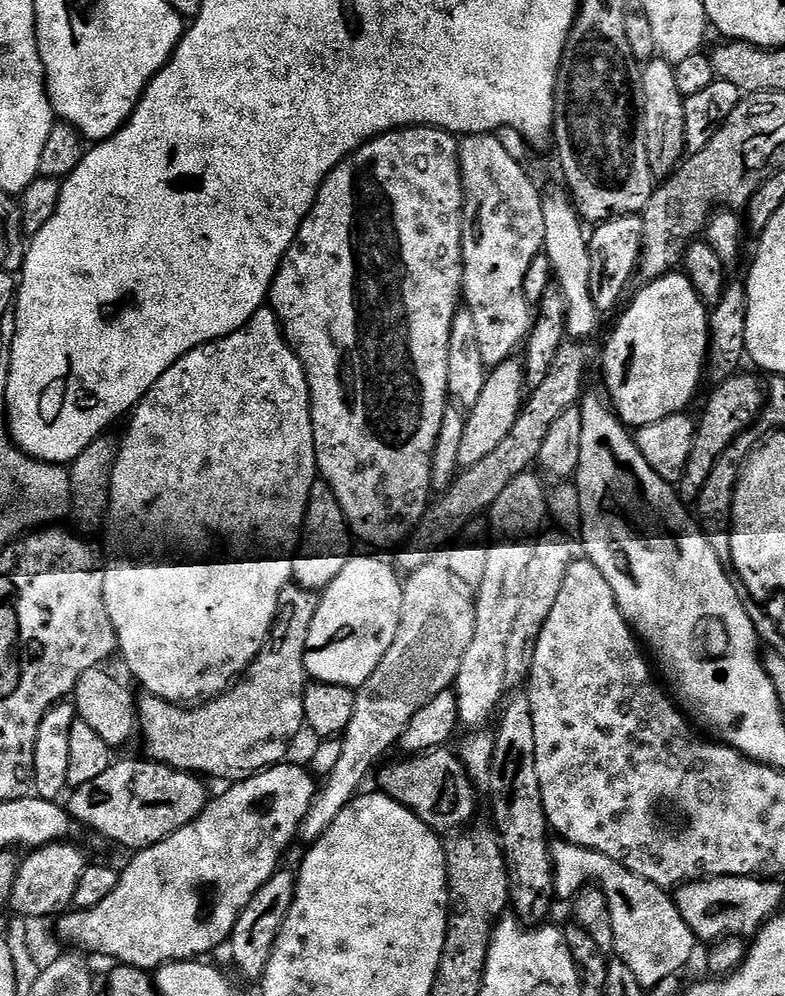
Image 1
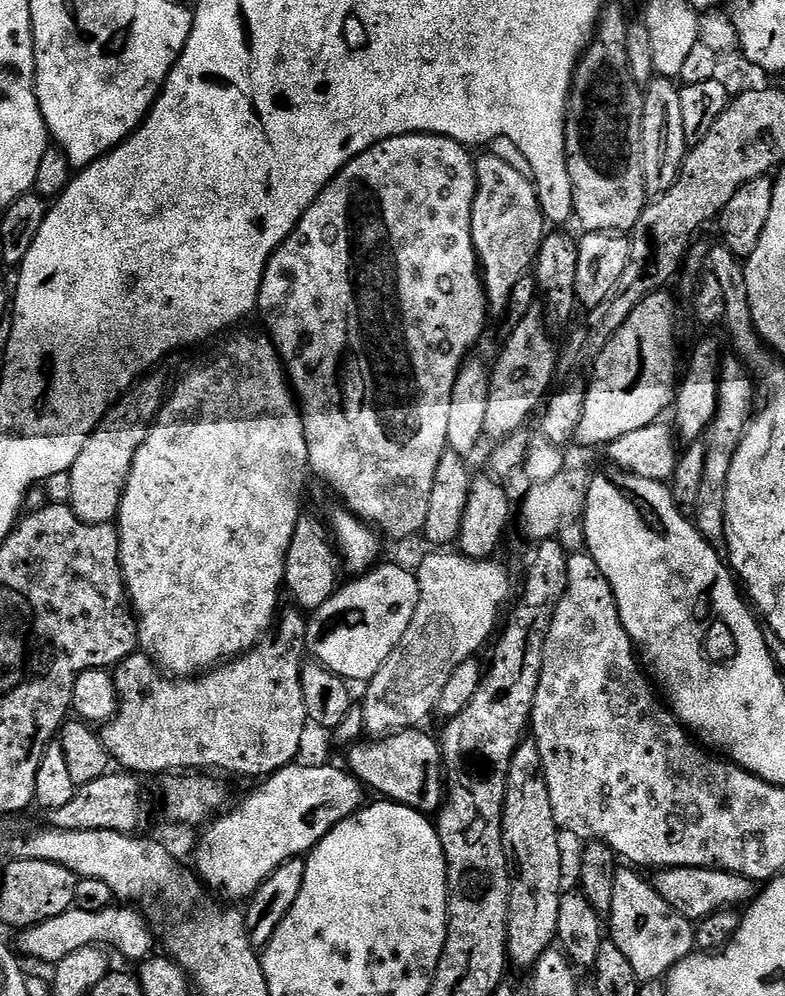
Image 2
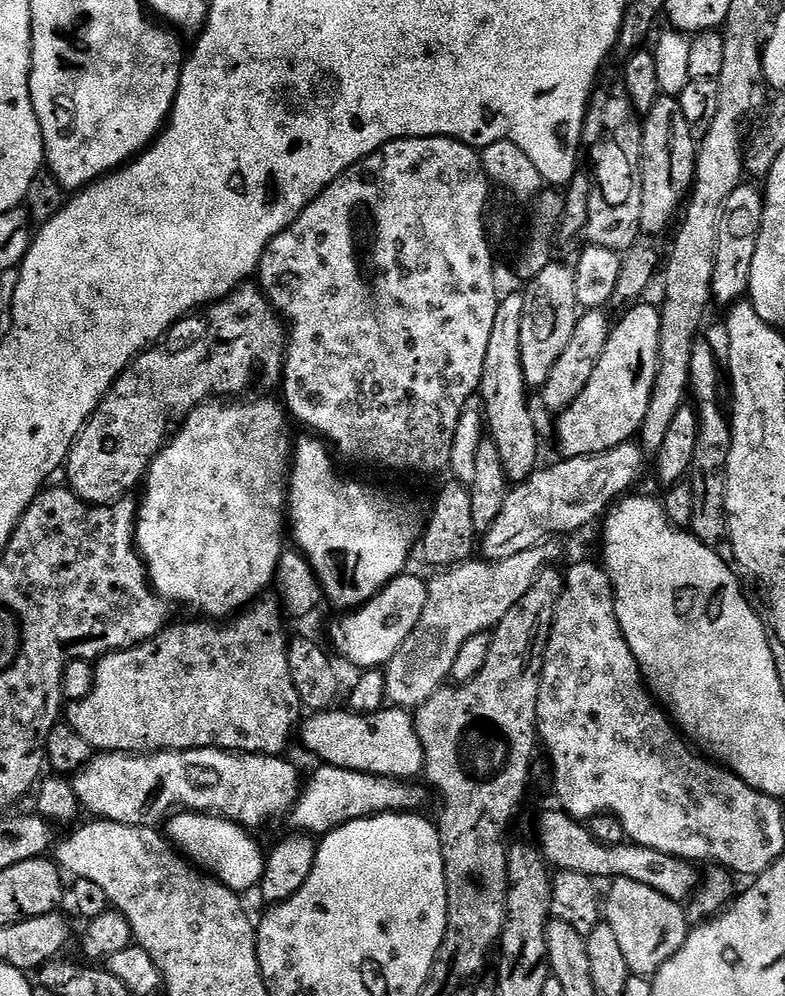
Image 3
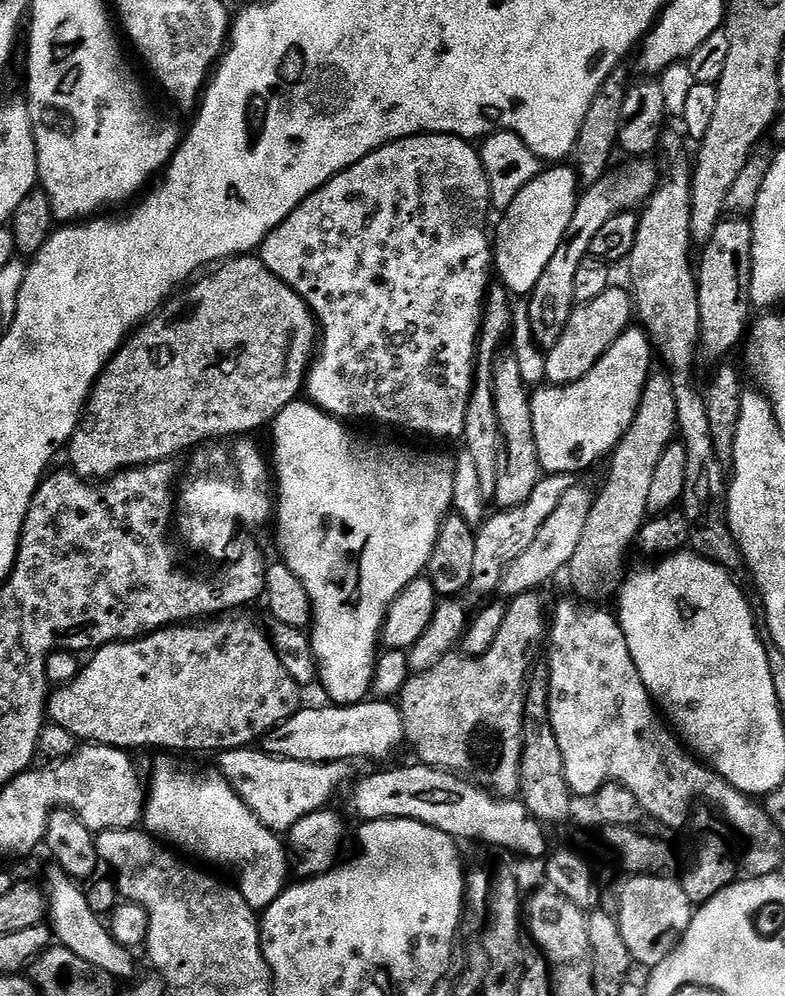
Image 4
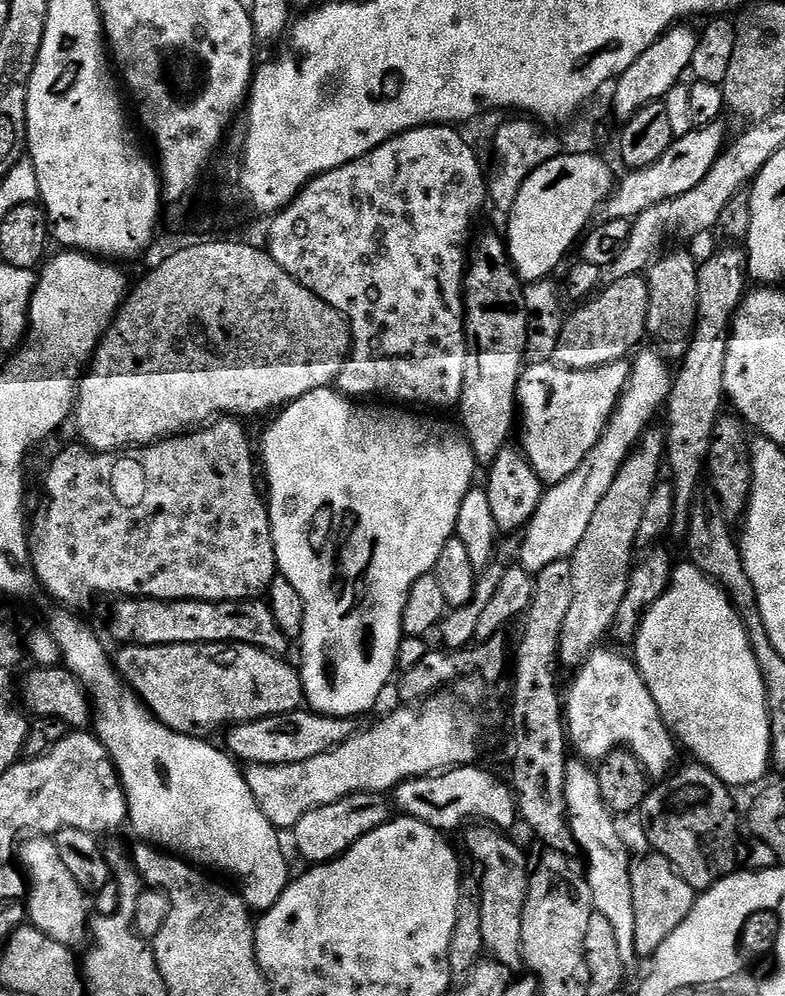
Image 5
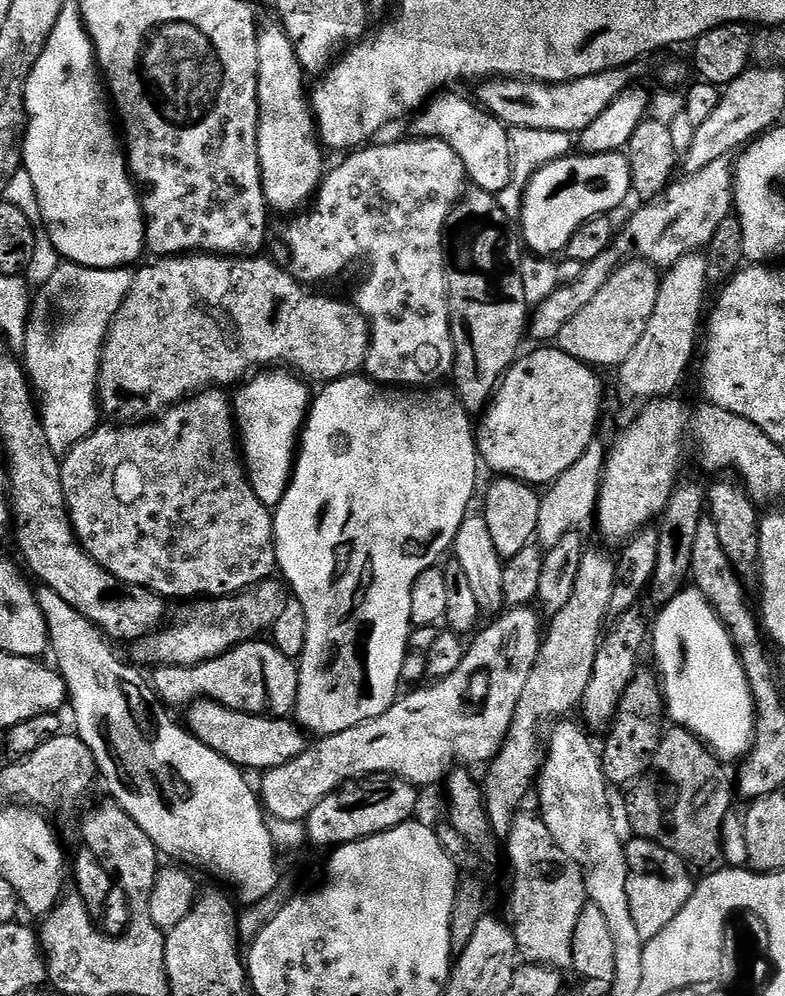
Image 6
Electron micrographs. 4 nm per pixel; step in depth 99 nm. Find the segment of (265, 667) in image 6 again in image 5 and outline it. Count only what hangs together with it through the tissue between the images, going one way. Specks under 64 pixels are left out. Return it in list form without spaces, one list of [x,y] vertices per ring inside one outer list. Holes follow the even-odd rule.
[[[130,644],[119,650],[120,653],[115,653],[114,663],[124,683],[166,727],[187,736],[208,738],[215,728],[224,730],[251,720],[295,712],[305,703],[304,684],[300,680],[299,671],[295,667],[291,668],[287,659],[272,656],[266,650],[249,644]]]

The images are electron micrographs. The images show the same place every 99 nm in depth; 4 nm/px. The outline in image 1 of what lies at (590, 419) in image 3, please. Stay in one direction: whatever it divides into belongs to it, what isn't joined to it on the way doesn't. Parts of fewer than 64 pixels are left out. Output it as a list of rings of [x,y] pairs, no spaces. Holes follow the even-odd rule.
[[[673,270],[643,285],[644,289],[627,301],[628,309],[620,316],[608,345],[604,348],[604,384],[608,387],[607,399],[623,424],[635,430],[650,422],[683,413],[696,396],[700,379],[706,376],[708,358],[709,305],[694,290],[687,276]]]

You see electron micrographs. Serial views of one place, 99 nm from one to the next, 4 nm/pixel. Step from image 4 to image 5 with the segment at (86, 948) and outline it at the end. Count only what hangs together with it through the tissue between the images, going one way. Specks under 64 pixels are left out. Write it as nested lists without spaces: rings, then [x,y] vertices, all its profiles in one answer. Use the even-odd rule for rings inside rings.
[[[25,839],[18,848],[18,864],[26,877],[26,916],[31,927],[42,930],[42,934],[54,938],[54,942],[62,942],[67,948],[79,949],[79,944],[90,936],[90,900],[70,870],[66,870],[62,858],[58,858],[55,839]]]

